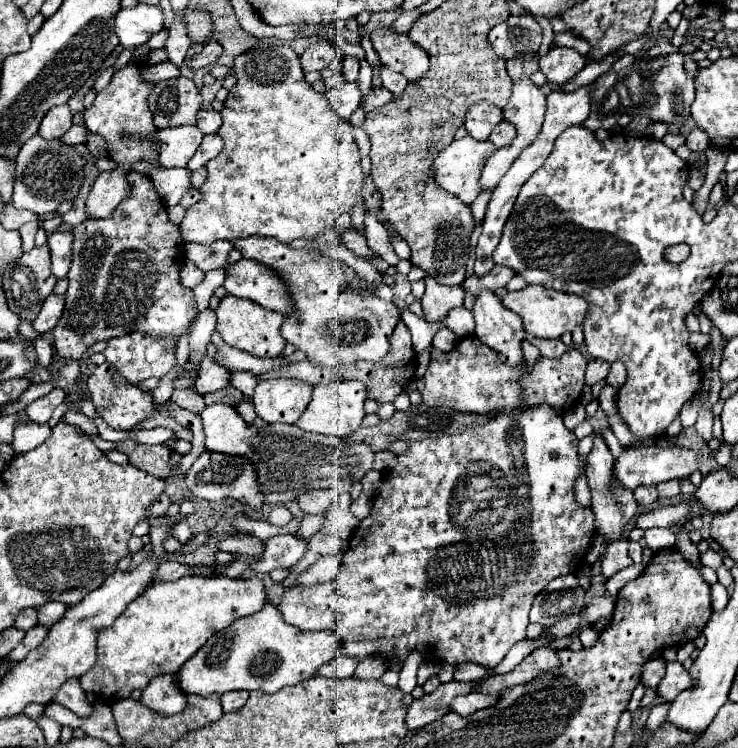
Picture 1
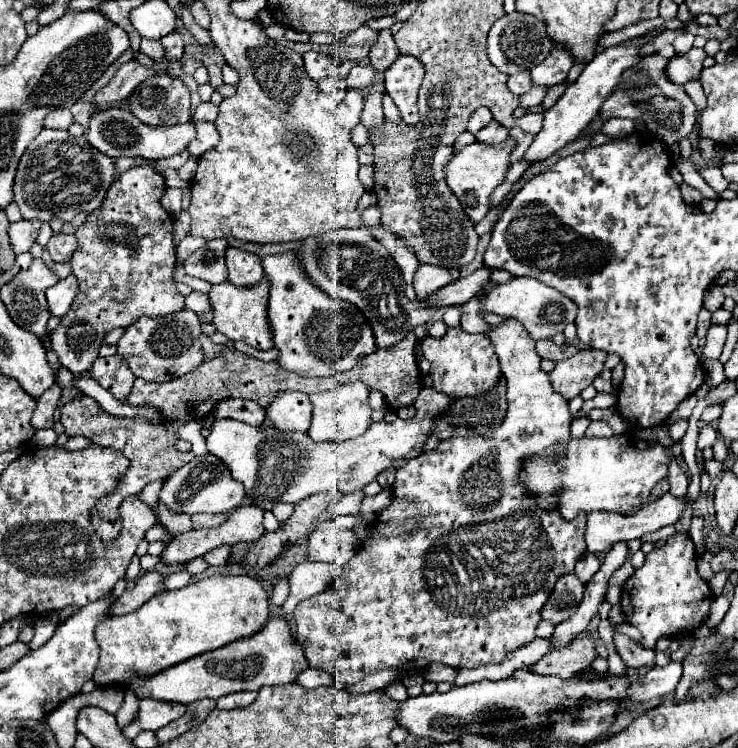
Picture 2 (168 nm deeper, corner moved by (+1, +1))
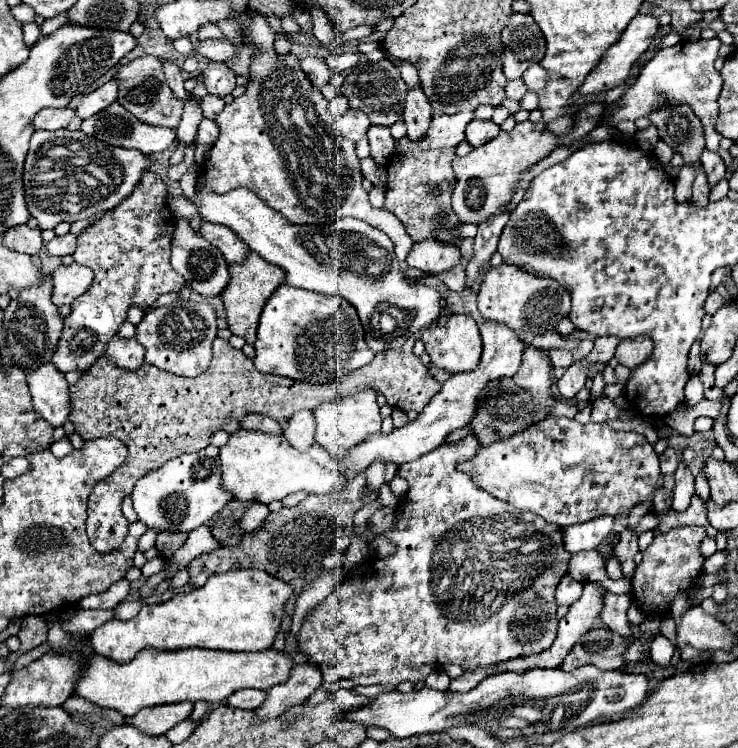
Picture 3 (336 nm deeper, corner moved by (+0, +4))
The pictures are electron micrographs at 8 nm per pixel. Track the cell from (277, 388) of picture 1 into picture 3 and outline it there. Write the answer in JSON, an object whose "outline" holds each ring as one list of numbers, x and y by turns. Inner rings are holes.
{"outline":[[300,410,282,424,284,436,298,450,304,450,314,444,314,414,310,410]]}

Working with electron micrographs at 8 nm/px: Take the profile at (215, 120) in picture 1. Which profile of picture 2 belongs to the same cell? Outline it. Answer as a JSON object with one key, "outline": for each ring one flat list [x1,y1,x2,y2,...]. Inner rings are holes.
{"outline":[[201,103,193,115,193,121,215,121,219,115,219,107,213,103]]}

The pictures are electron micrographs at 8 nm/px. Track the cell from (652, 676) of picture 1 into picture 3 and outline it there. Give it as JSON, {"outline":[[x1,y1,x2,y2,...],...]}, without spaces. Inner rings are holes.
{"outline":[[606,592,606,596,604,596,604,608,602,608,602,612,600,612,602,622,604,622,612,632,618,632,620,636,624,636,624,640,628,640,628,644,634,642,634,636,632,636,628,618,626,618,626,612,628,612,630,604,632,604,632,598,630,598,628,594,616,596,616,594]]}

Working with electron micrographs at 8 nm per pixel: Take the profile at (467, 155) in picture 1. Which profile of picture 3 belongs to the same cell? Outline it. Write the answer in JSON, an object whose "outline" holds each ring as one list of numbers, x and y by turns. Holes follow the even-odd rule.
{"outline":[[520,122,510,132,500,132,494,140,480,148,472,148,470,154,462,158,454,158,452,168,456,174,452,208,460,216,460,222,482,224,488,216,496,214,508,200,512,198,514,184,518,182,518,174,530,164,542,160,556,148,556,136,546,130,544,122]]}

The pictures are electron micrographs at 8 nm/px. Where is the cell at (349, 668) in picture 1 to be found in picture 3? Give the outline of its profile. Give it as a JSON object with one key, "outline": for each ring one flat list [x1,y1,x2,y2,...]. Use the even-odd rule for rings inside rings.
{"outline":[[298,664,292,668,290,678,268,690,264,704,258,708,258,718,276,718,284,714,290,706,304,702,322,684,322,672,316,664]]}

